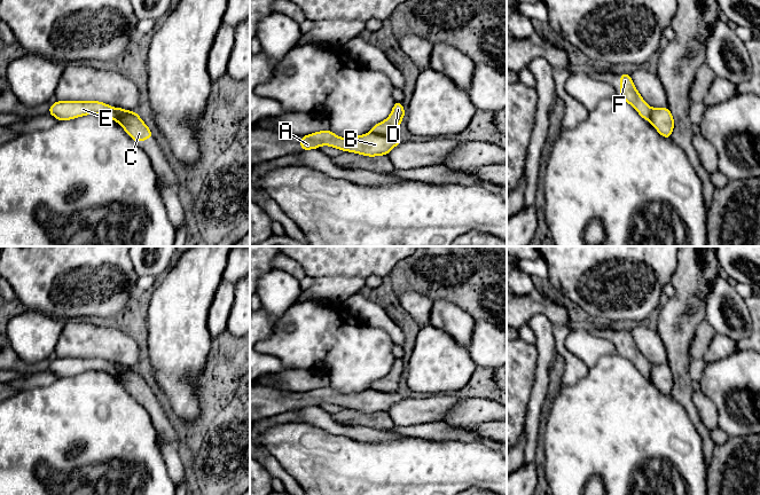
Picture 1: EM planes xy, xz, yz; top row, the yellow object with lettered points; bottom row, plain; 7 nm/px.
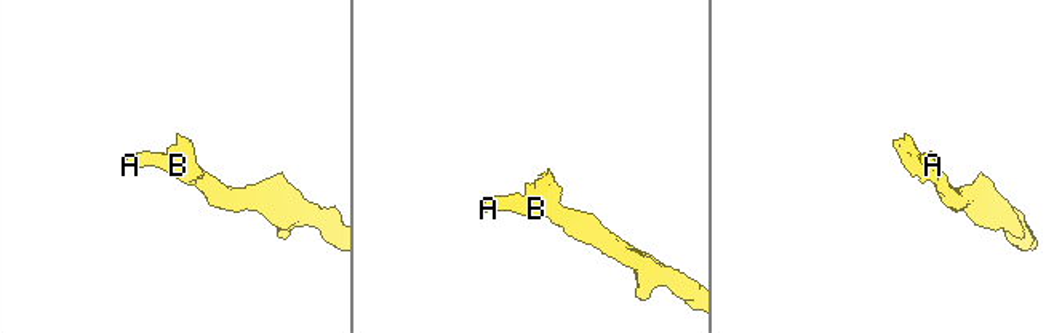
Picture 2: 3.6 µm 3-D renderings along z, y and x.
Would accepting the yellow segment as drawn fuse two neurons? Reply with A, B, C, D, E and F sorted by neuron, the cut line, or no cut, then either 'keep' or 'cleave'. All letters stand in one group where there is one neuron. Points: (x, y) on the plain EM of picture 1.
A B E / C D F | xz (371, 387), (377, 391), (396, 392) | cleave

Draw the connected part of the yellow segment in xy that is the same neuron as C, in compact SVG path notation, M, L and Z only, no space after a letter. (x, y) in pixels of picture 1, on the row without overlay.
M123 364L115 366L119 380L123 383L127 392L134 396L134 399L138 400L154 394L150 385L143 379L136 368L128 368Z

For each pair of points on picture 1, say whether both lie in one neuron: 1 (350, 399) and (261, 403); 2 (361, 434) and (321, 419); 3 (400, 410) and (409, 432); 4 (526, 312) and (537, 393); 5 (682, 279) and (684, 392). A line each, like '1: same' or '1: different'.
1: same
2: same
3: different
4: different
5: same

